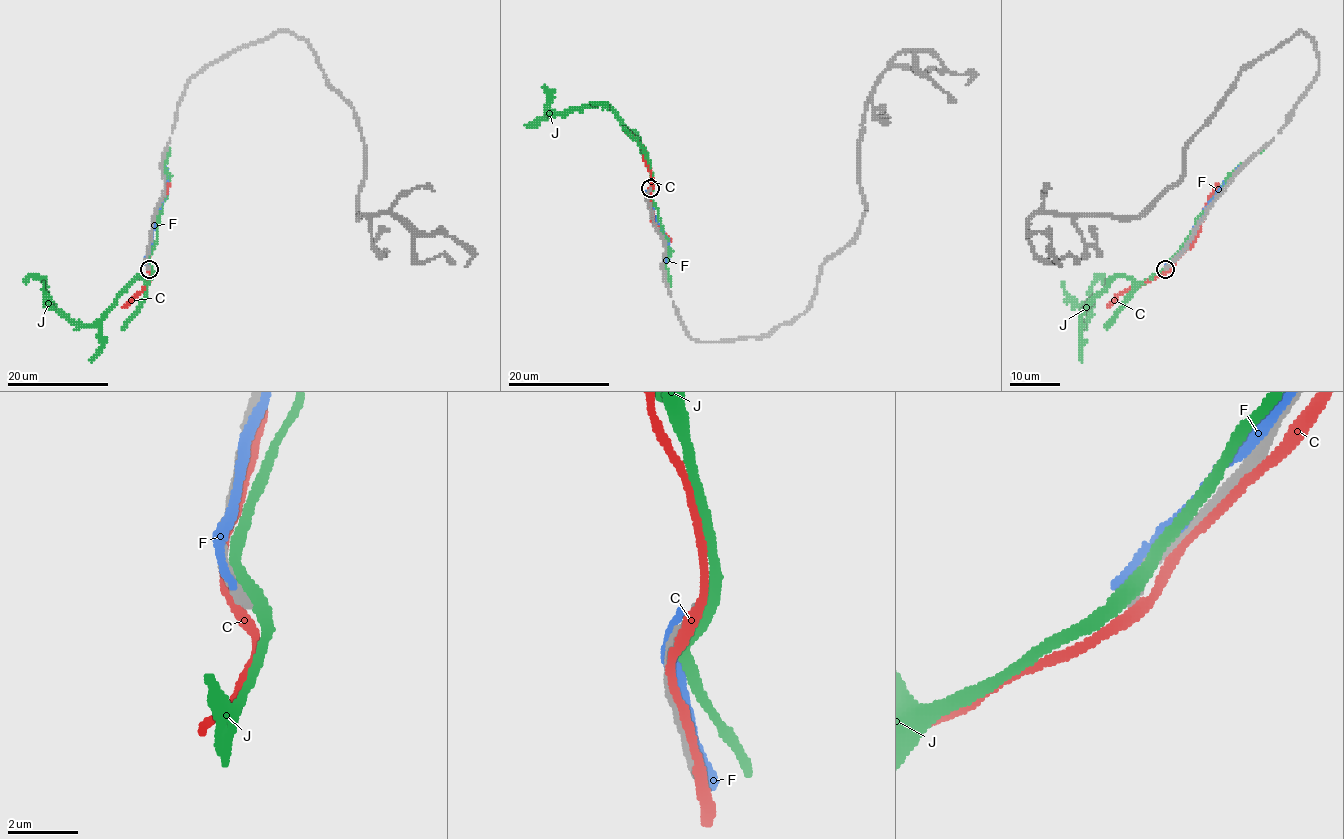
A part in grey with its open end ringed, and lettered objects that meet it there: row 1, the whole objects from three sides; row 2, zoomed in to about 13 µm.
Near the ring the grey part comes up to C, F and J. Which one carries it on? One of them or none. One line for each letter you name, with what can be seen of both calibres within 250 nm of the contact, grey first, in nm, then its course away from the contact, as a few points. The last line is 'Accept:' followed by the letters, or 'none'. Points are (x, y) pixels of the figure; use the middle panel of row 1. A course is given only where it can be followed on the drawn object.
Accept: none

